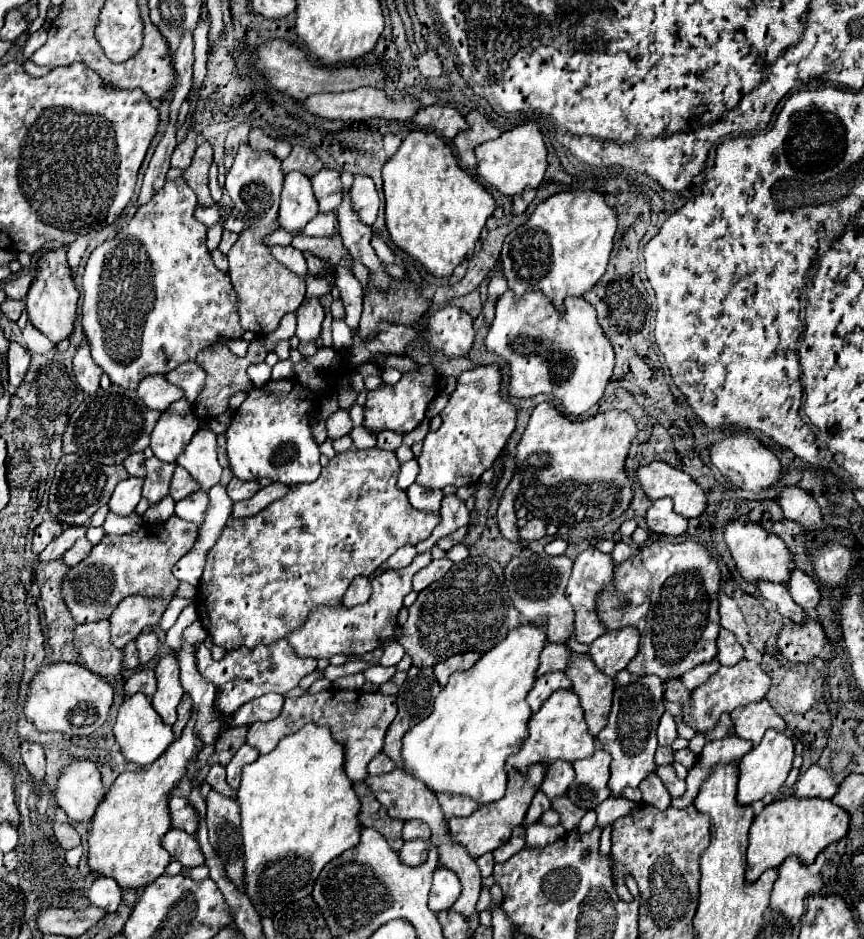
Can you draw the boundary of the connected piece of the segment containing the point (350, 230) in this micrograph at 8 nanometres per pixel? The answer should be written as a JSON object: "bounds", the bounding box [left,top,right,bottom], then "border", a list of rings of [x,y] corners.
{"bounds":[337,188,391,290],"border":[[[343,188],[343,200],[337,208],[337,216],[339,216],[339,226],[341,226],[341,238],[343,238],[345,248],[351,254],[351,258],[369,268],[369,278],[379,290],[387,290],[391,278],[381,268],[381,262],[379,262],[377,254],[373,252],[371,226],[365,226],[359,220],[357,212],[353,210],[353,204],[349,198],[349,188]]]}

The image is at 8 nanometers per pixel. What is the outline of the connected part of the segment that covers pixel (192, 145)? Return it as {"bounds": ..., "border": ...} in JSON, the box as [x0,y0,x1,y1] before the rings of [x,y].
{"bounds":[171,128,197,170],"border":[[[189,128],[187,132],[187,138],[183,144],[179,144],[171,156],[171,168],[181,168],[185,170],[189,164],[191,164],[191,158],[193,158],[193,152],[197,148],[197,134],[193,128]]]}

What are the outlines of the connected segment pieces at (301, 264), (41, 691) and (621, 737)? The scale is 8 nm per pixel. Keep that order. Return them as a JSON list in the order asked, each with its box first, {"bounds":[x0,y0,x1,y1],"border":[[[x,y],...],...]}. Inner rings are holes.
[{"bounds":[270,245,308,279],"border":[[[274,245],[270,247],[270,252],[278,262],[305,279],[308,269],[301,251],[293,248],[291,245],[285,247]]]},{"bounds":[25,664,113,736],"border":[[[51,664],[41,668],[29,686],[25,702],[25,716],[43,732],[63,732],[71,736],[91,734],[103,726],[113,704],[113,688],[99,674],[83,668],[81,664]],[[71,702],[71,704],[69,704]]]},{"bounds":[599,670,665,796],"border":[[[621,670],[615,676],[613,710],[609,714],[607,726],[599,732],[601,748],[613,756],[611,780],[609,780],[609,788],[613,792],[611,796],[621,796],[623,788],[627,786],[637,788],[643,778],[647,778],[657,770],[657,764],[653,760],[657,750],[655,728],[665,712],[663,694],[665,694],[663,680],[657,676],[637,676],[627,670]]]}]

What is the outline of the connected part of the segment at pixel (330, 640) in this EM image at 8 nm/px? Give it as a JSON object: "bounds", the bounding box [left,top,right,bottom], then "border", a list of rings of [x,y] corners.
{"bounds":[285,552,431,658],"border":[[[423,552],[417,554],[413,562],[401,570],[385,570],[383,574],[375,576],[373,594],[361,606],[345,608],[343,604],[339,604],[337,608],[313,608],[313,612],[309,612],[309,620],[305,620],[305,624],[301,624],[301,628],[297,628],[297,632],[293,632],[293,636],[287,636],[285,640],[293,646],[299,658],[331,658],[335,654],[363,656],[365,652],[389,644],[397,626],[397,614],[403,608],[403,598],[413,590],[411,580],[429,562],[431,552]]]}

